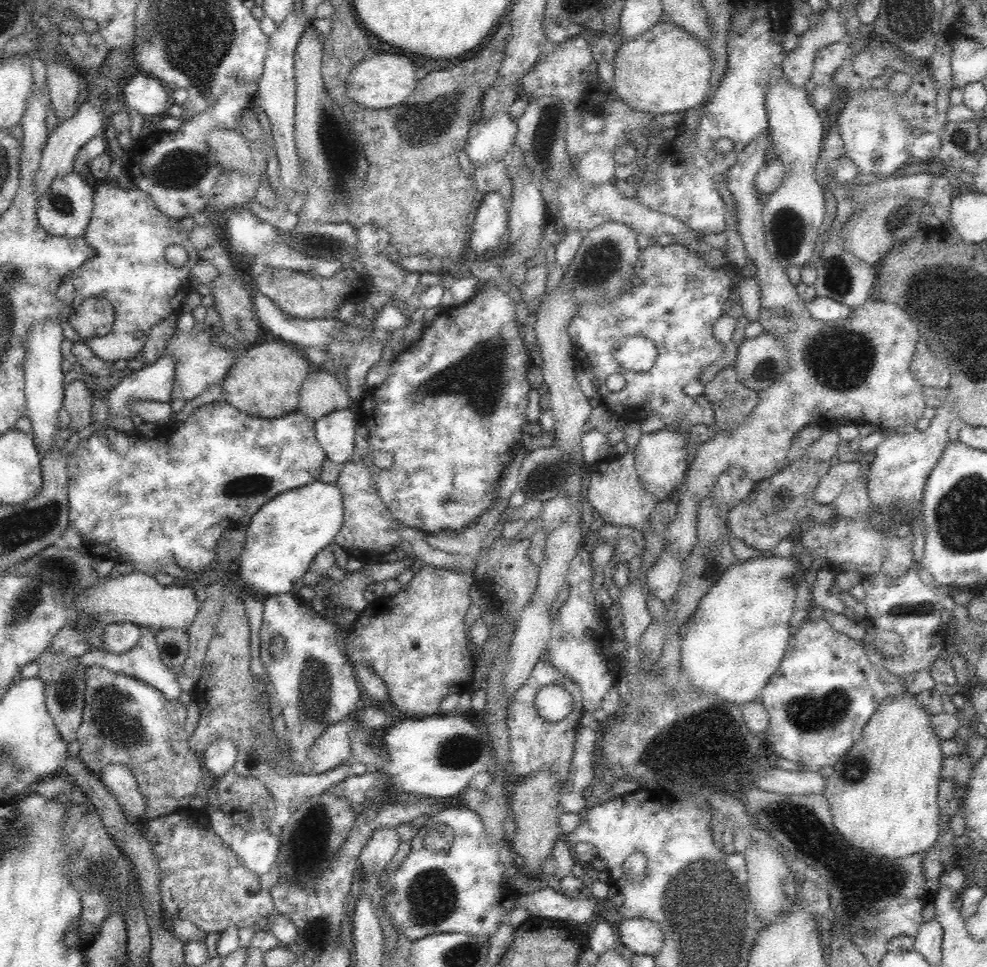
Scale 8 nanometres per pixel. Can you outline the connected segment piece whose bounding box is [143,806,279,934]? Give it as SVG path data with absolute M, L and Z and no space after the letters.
M179 807L172 814L149 820L143 833L150 839L152 849L160 861L162 908L171 918L192 922L207 933L221 934L230 926L250 928L264 918L279 914L271 897L271 890L260 882L258 875L249 871L246 865L242 864L242 859L236 855L234 849L216 834L204 808Z

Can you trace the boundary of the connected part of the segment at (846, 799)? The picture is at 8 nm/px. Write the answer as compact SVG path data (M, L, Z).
M904 694L902 697L889 698L872 714L872 718L868 720L868 724L864 727L860 740L857 740L844 756L836 762L834 766L834 774L825 780L825 789L823 795L829 804L833 825L841 834L846 842L850 842L852 848L865 852L868 856L876 856L880 858L887 858L888 860L898 860L899 858L906 858L914 854L921 854L926 852L936 842L939 835L939 804L937 801L937 792L939 789L939 782L942 780L941 769L946 759L942 755L940 744L941 738L936 736L932 730L929 719L930 714L926 714L920 703L916 703L916 696Z

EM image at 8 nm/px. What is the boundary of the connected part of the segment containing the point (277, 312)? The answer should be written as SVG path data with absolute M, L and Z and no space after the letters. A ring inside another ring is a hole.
M257 289L252 291L253 309L262 328L270 330L277 340L290 343L295 348L325 348L331 341L332 333L346 322L332 318L295 318L282 312L278 305Z

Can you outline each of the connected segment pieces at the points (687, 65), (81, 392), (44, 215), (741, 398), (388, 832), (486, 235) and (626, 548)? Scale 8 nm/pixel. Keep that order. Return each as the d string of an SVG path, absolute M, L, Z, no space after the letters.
M672 20L659 21L637 37L624 40L612 59L615 92L628 106L653 115L683 113L700 105L710 86L711 52Z
M82 379L64 385L63 408L70 415L69 428L78 431L91 424L93 394Z
M75 171L56 178L44 197L38 198L37 220L40 227L52 236L62 239L80 238L84 236L93 216L95 192Z
M728 365L718 371L714 379L705 384L707 396L717 429L733 429L748 418L758 402L757 391L746 388L738 378L737 370Z
M395 828L376 830L361 850L357 866L360 866L364 872L379 875L386 866L390 866L400 842L400 836Z
M500 192L486 193L475 218L471 219L474 224L470 227L469 250L476 252L477 256L483 254L486 250L496 250L499 254L500 244L502 244L504 235L507 234L509 220L509 208L505 206L504 197L500 195Z
M606 524L601 526L602 541L607 542L609 538L617 540L614 545L614 560L618 562L628 562L640 552L644 547L645 538L639 530L634 530L629 526L618 526L615 524Z

